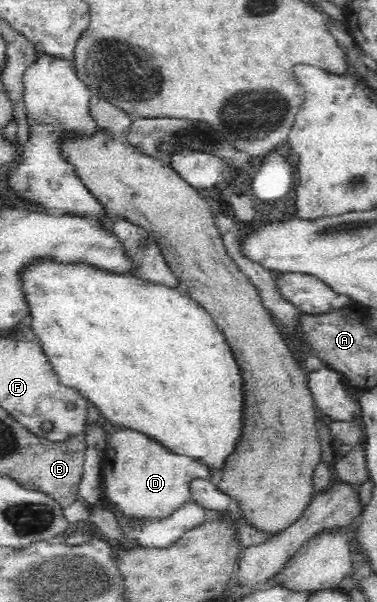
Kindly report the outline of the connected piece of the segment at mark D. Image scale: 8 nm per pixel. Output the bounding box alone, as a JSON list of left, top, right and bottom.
[102,428,217,519]

